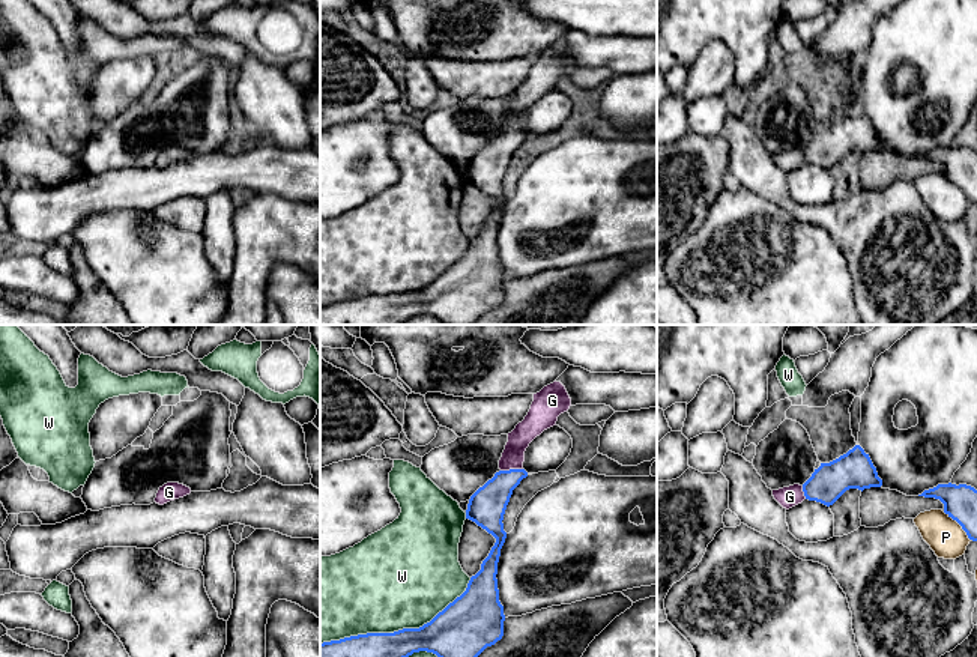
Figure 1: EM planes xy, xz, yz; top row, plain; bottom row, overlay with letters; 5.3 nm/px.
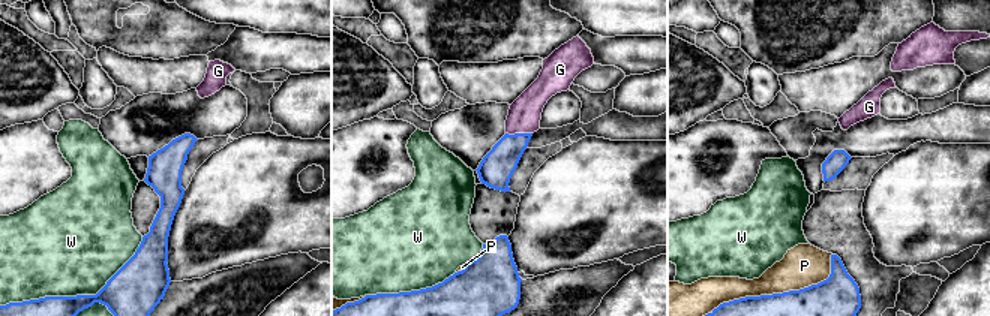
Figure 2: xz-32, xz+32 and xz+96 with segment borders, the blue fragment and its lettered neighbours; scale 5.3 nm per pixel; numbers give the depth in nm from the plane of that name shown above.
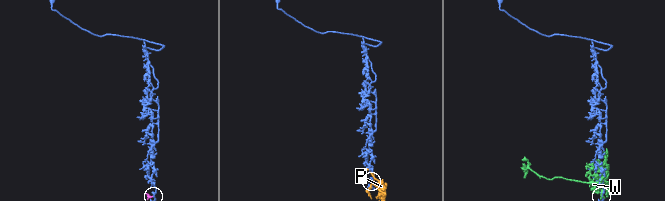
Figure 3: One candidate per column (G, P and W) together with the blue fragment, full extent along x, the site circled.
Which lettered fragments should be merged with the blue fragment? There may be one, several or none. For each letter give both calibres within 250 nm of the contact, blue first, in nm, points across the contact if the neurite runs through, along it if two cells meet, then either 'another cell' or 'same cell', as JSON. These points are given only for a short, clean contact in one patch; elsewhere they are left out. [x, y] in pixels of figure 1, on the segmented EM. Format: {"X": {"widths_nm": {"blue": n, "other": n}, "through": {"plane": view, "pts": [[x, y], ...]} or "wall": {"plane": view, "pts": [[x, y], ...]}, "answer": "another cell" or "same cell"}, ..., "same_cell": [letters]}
{"G": {"widths_nm": {"blue": 200, "other": 120}, "through": {"plane": "xz", "pts": [[487, 505], [511, 469], [514, 448], [525, 432]]}, "answer": "same cell"}, "P": {"widths_nm": {"blue": 180, "other": 200}, "answer": "another cell"}, "W": {"widths_nm": {"blue": 220, "other": 500}, "answer": "another cell"}, "same_cell": ["G"]}

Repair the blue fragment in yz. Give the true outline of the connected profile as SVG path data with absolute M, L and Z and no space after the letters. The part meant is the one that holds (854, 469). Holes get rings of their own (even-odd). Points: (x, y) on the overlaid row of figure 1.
M855 445L846 454L830 463L821 463L812 477L803 484L794 484L773 490L774 499L786 510L801 504L804 499L833 505L849 489L881 487L869 454L860 445Z

